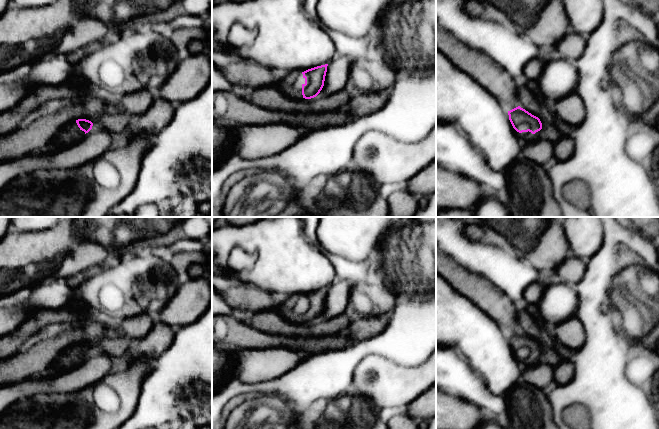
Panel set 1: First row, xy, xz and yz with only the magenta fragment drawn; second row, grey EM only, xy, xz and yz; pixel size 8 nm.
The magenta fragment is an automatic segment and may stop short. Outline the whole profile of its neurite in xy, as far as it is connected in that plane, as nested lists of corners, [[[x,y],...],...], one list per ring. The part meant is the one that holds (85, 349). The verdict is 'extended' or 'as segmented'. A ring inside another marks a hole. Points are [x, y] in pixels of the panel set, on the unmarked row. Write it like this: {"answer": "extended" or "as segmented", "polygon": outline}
{"answer": "extended", "polygon": [[[78,343],[68,347],[54,363],[50,375],[68,371],[80,365],[92,353],[93,347],[86,343]]]}

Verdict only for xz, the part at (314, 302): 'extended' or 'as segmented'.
extended

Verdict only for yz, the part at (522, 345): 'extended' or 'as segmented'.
extended

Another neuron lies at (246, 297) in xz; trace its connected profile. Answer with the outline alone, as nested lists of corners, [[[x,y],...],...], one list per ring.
[[[240,284],[219,291],[219,295],[235,309],[258,314],[272,312],[274,308],[280,305],[283,298],[251,284]]]

